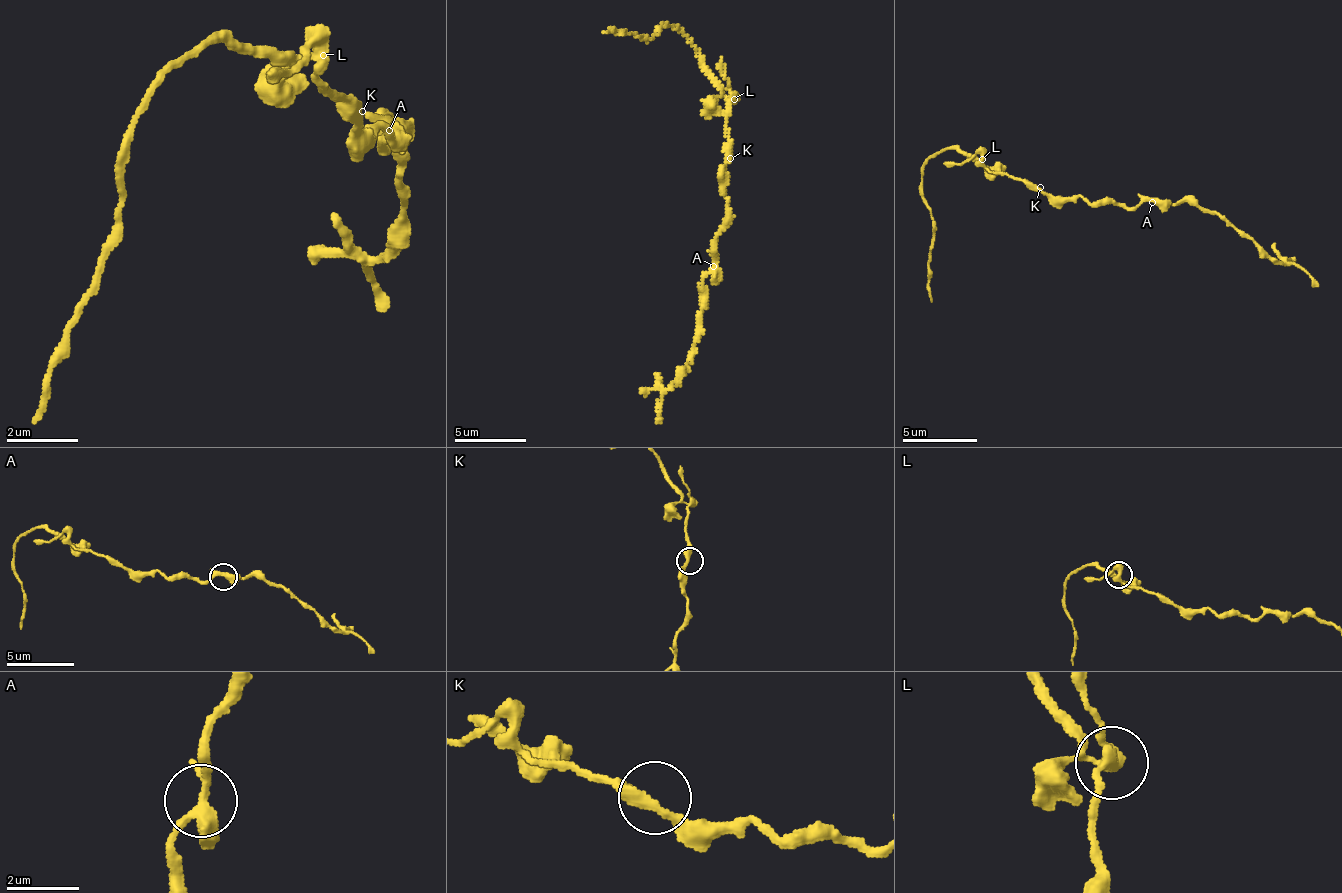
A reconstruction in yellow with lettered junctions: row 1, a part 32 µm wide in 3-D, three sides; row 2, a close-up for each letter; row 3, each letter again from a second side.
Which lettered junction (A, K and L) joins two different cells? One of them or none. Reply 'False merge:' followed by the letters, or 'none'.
False merge: L

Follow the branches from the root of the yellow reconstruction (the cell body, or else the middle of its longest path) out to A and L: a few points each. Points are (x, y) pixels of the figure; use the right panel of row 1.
A: (1037, 190), (1044, 190), (1055, 198), (1087, 199), (1091, 202), (1118, 202), (1122, 206), (1152, 202)
L: (1037, 190), (1023, 179), (994, 174), (983, 160)

